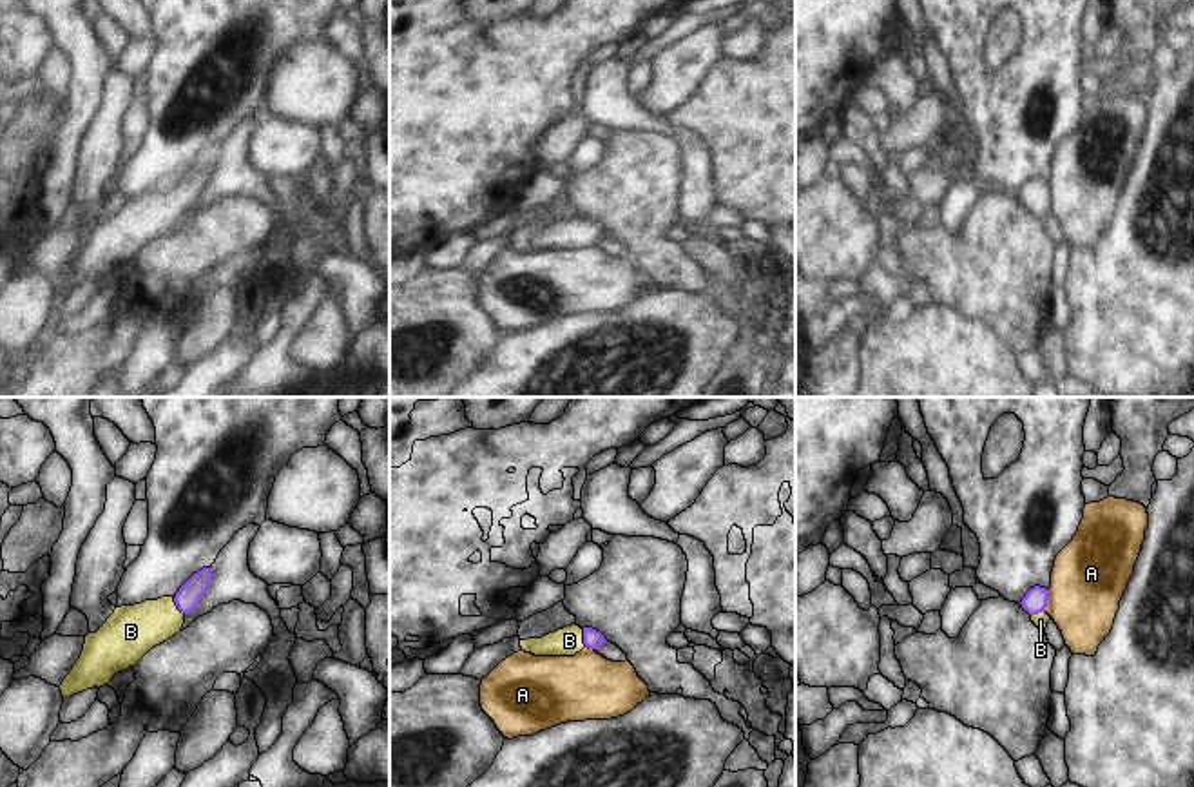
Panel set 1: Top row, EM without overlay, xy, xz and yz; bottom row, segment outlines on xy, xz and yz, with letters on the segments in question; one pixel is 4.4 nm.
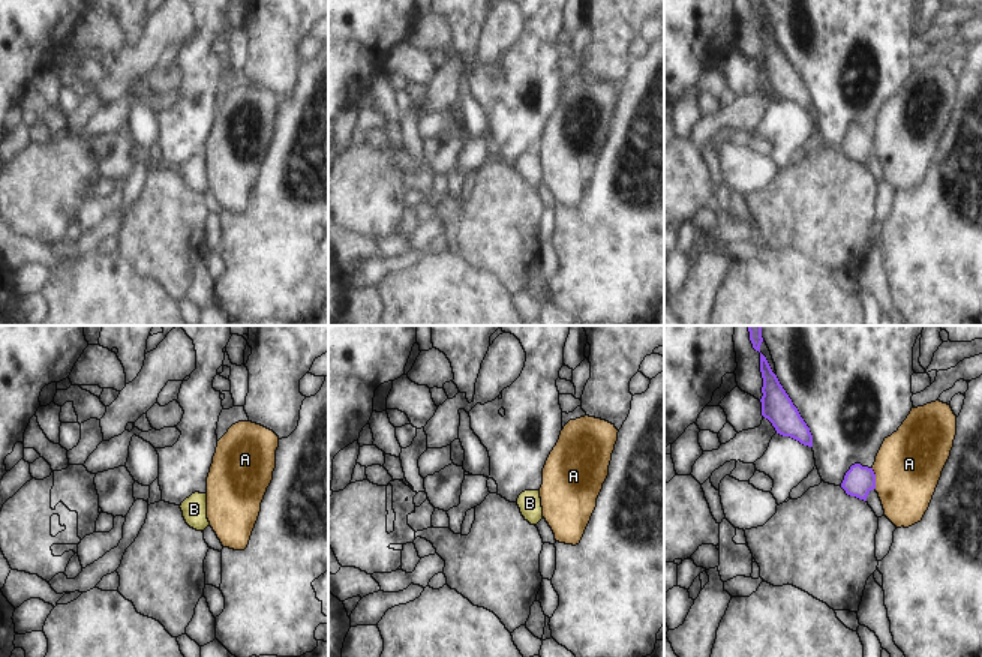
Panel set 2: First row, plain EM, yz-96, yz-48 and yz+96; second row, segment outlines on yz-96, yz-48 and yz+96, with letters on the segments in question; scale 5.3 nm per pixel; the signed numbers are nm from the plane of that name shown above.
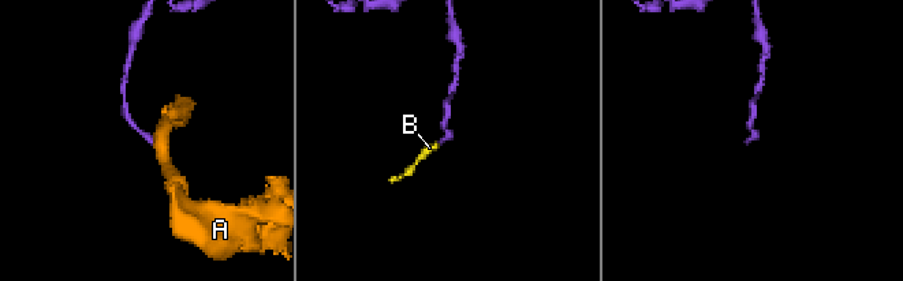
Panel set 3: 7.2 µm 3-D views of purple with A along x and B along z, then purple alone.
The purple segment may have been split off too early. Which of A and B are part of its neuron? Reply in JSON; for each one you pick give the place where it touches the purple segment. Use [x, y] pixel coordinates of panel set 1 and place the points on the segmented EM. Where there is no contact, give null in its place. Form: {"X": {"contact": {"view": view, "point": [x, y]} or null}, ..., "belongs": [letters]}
{"B": {"contact": {"view": "xy", "point": [176, 604]}}, "belongs": ["B"]}

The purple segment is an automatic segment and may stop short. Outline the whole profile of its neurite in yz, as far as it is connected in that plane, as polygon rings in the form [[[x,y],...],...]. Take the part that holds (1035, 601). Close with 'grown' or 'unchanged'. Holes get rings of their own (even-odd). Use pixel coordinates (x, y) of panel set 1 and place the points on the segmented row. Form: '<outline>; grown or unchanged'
[[[1035,586],[1031,588],[1025,597],[1022,598],[1022,607],[1031,615],[1031,622],[1040,629],[1045,631],[1047,622],[1051,617],[1045,613],[1049,598],[1049,589]]]; grown

